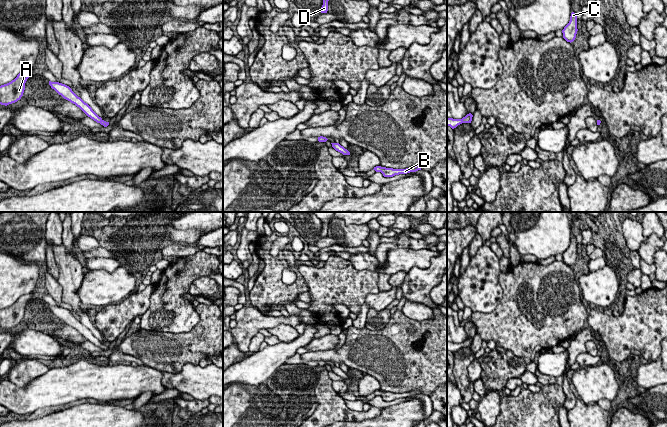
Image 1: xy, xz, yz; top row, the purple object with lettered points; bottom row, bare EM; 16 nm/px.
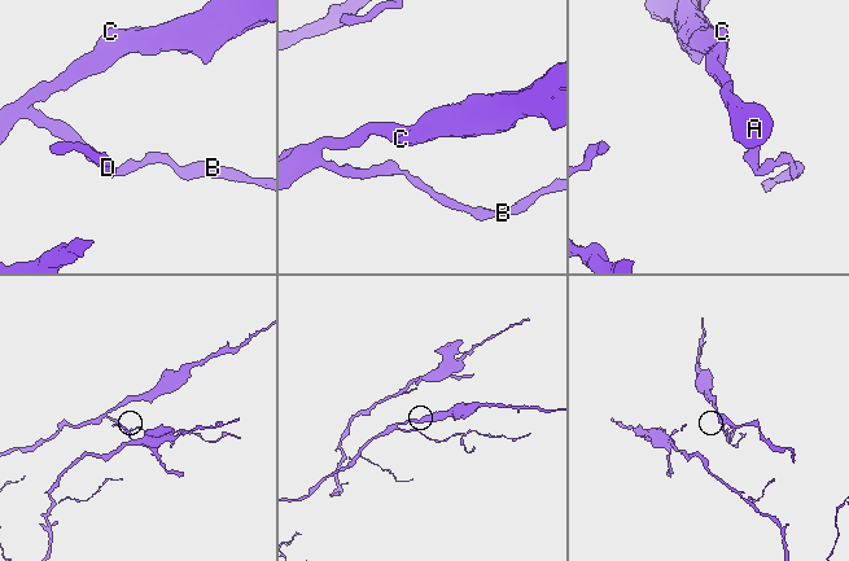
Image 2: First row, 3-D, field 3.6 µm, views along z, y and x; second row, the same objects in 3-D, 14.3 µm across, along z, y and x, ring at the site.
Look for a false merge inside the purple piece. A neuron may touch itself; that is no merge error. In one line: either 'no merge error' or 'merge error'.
merge error

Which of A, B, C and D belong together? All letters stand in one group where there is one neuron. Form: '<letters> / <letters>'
A C D / B

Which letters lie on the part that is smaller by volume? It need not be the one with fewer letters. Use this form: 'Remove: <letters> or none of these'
Remove: B

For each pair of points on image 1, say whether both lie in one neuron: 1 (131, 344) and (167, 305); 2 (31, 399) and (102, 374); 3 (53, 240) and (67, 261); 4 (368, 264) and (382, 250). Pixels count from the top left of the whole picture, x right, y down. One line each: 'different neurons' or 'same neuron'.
1: different neurons
2: same neuron
3: different neurons
4: different neurons

